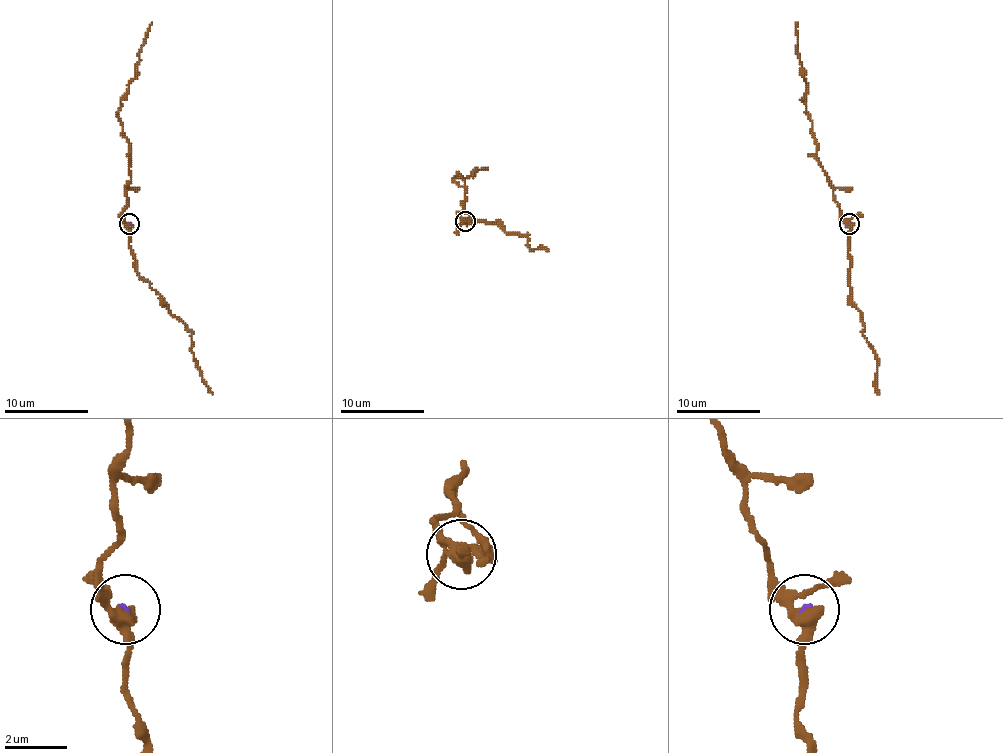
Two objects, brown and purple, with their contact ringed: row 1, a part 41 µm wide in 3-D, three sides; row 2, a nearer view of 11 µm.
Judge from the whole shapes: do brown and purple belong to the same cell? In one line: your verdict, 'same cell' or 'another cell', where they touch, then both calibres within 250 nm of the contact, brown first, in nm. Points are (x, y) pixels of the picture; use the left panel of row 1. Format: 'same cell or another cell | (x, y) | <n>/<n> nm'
another cell | (129, 223) | 360/70 nm

